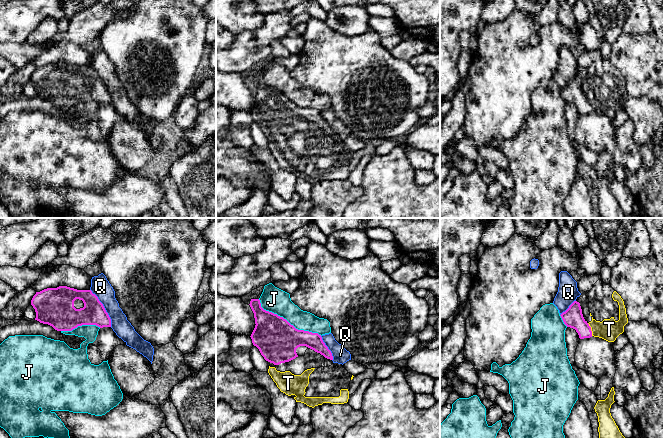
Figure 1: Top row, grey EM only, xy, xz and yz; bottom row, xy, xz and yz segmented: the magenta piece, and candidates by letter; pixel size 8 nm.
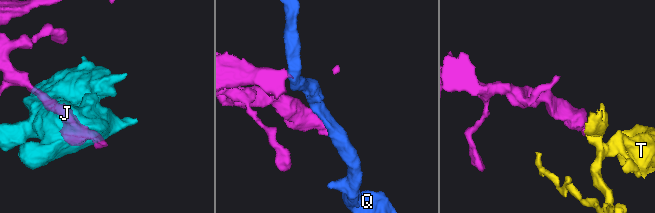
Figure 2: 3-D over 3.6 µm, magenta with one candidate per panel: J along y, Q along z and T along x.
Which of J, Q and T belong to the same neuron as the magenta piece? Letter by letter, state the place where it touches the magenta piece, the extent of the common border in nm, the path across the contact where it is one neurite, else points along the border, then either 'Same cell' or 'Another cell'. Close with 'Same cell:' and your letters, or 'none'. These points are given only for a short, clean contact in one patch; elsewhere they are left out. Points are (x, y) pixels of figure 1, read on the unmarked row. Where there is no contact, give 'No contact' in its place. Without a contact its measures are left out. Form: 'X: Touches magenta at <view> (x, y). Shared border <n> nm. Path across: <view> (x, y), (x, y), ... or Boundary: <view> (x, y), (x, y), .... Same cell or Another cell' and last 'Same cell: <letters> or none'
J: Touches magenta at xz (287, 97). Shared border 600 nm. Another cell
Q: Touches magenta at xy (104, 84). Shared border 340 nm. Another cell
T: Touches magenta at yz (590, 105). Shared border 110 nm. Same cell
Same cell: T

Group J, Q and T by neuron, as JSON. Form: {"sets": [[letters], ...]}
{"sets": [["J"], ["Q"], ["T"]]}

